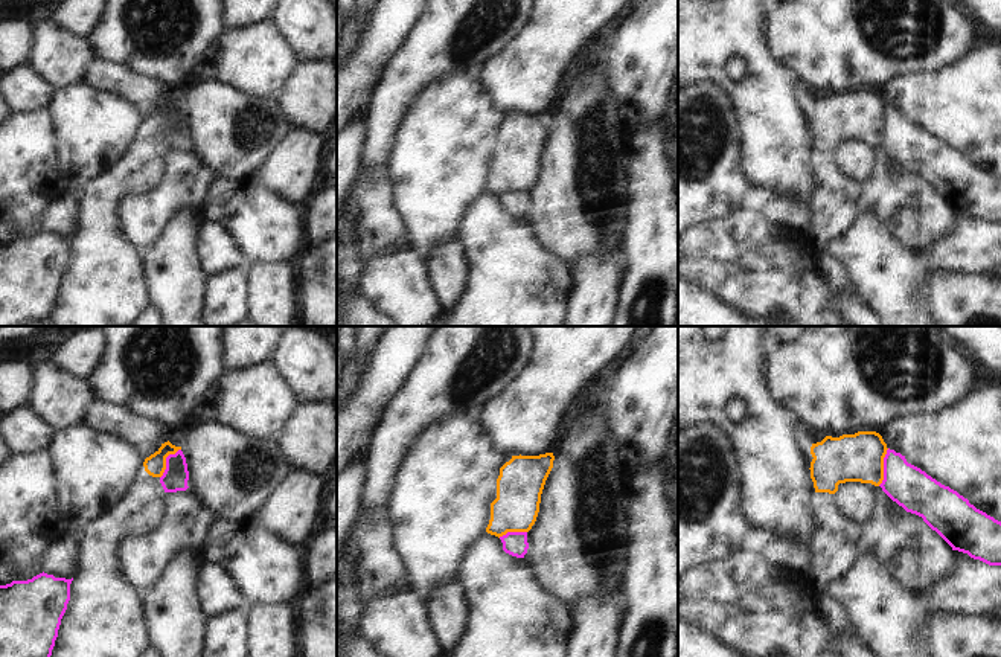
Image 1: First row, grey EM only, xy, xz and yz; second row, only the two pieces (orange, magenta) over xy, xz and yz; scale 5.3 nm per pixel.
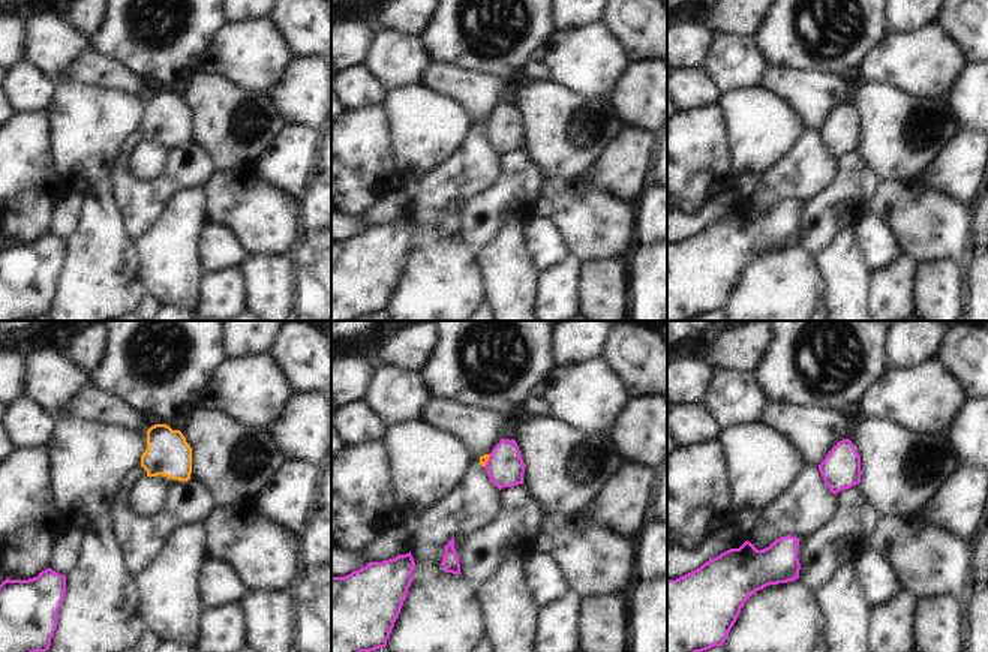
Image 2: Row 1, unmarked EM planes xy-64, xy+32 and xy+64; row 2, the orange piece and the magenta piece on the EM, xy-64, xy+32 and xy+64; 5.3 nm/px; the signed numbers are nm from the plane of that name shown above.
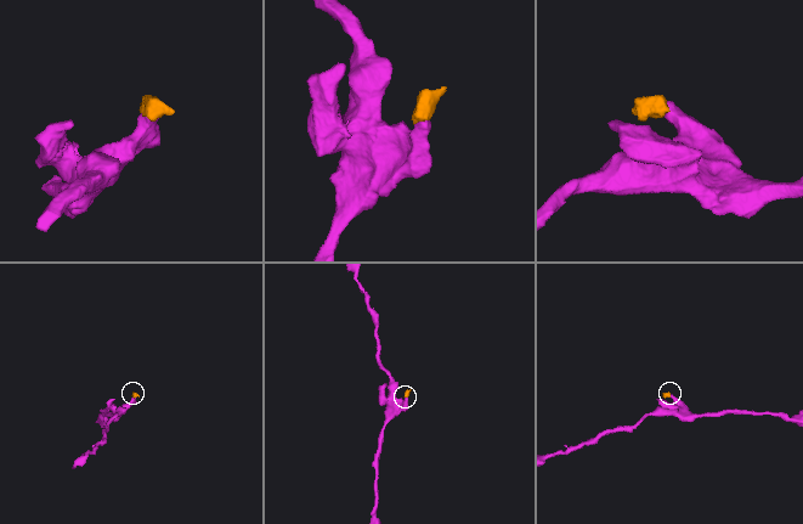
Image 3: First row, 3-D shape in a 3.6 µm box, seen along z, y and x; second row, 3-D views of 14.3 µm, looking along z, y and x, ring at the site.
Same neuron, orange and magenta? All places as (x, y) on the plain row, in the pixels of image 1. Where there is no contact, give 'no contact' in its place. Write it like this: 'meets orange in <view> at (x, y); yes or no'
meets orange in yz at (882, 125); no

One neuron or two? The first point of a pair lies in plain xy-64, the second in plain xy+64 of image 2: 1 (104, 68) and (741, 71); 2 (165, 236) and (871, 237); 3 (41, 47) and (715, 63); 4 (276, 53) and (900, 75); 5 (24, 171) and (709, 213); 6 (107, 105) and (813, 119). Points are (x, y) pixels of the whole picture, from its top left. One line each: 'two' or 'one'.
1: two
2: two
3: one
4: one
5: two
6: two

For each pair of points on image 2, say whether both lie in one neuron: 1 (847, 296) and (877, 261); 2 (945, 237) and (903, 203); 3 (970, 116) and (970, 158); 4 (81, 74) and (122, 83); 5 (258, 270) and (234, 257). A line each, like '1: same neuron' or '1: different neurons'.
1: different neurons
2: same neuron
3: different neurons
4: same neuron
5: different neurons

